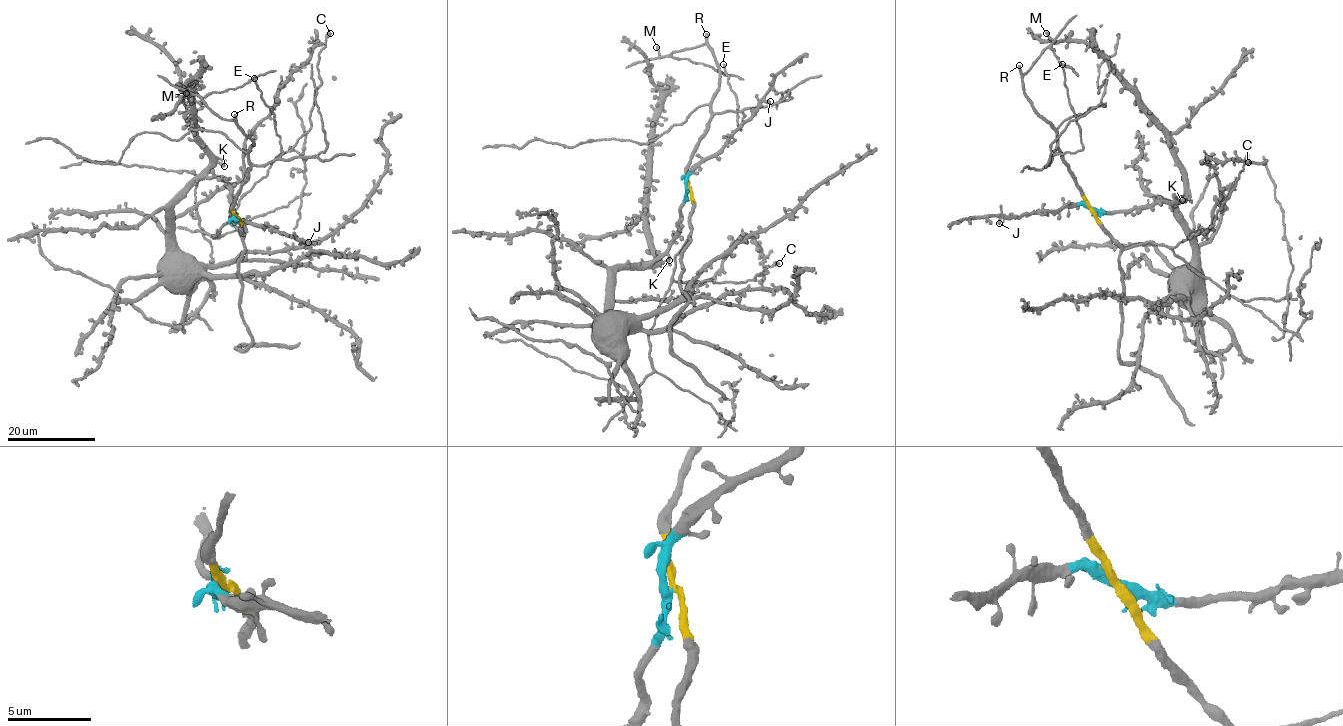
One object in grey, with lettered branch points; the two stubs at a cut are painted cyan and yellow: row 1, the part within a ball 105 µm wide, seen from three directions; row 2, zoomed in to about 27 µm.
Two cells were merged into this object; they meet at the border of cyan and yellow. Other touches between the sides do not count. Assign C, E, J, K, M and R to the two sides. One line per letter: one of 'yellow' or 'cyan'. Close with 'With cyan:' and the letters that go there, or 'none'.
C: yellow
E: yellow
J: cyan
K: cyan
M: yellow
R: yellow
With cyan: J, K

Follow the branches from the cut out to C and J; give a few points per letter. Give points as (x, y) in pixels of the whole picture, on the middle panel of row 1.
C: (688, 187), (689, 239), (675, 258), (674, 281), (739, 283), (779, 262)
J: (688, 187), (689, 174), (715, 156), (760, 102), (770, 101)

